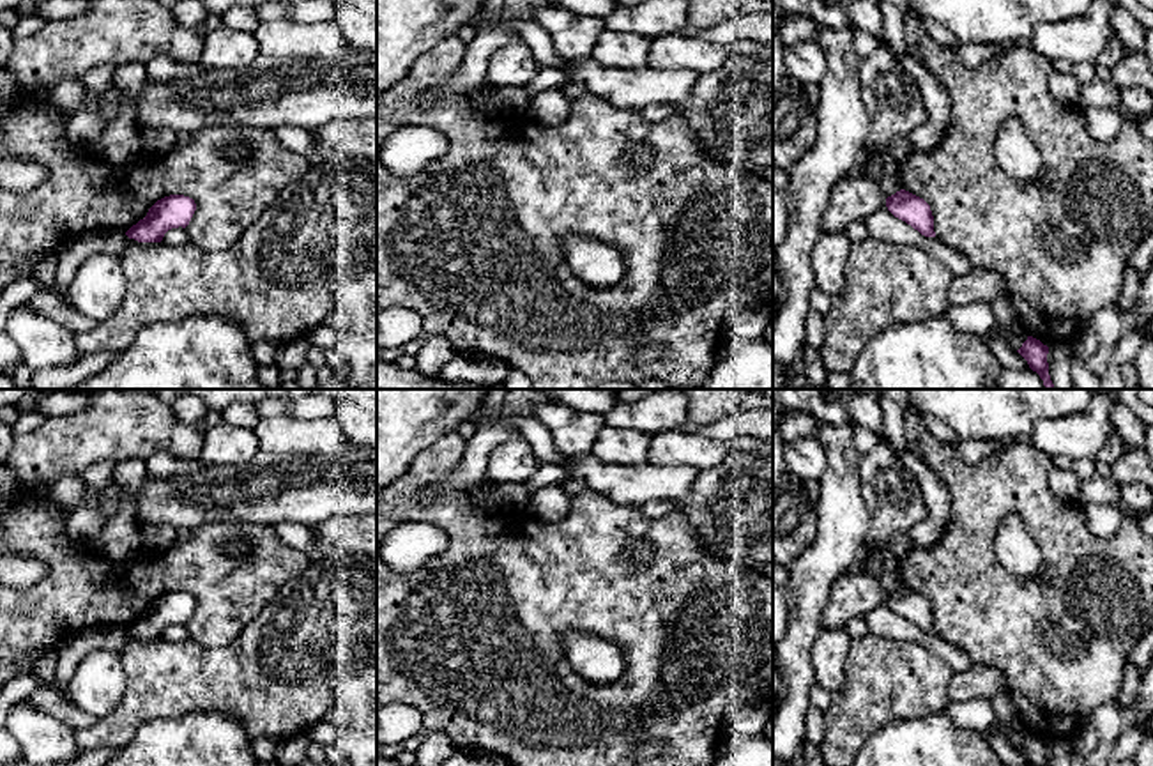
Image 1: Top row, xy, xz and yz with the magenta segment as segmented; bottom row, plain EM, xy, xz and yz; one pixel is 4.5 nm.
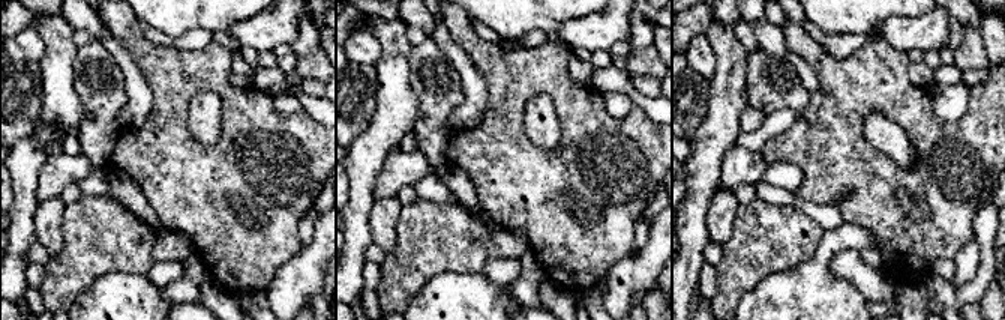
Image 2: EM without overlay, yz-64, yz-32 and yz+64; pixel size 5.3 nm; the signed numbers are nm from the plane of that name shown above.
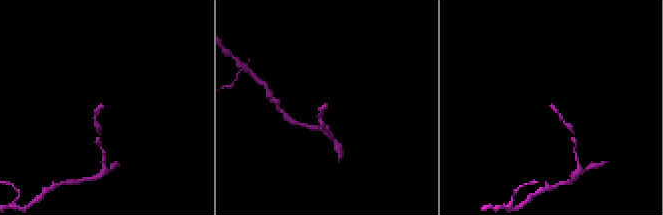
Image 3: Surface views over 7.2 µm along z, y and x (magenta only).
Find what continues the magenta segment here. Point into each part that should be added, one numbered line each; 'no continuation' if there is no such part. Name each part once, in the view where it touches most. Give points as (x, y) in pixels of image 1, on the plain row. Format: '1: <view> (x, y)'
no continuation

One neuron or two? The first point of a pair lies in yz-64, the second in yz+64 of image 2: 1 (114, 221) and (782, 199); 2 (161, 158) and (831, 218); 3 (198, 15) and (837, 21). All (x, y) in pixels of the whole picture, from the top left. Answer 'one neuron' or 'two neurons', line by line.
1: two neurons
2: two neurons
3: one neuron

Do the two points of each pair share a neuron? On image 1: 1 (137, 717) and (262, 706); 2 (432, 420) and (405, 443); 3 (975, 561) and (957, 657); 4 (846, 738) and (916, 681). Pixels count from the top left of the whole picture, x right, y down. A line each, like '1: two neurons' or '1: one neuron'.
1: one neuron
2: one neuron
3: two neurons
4: one neuron

